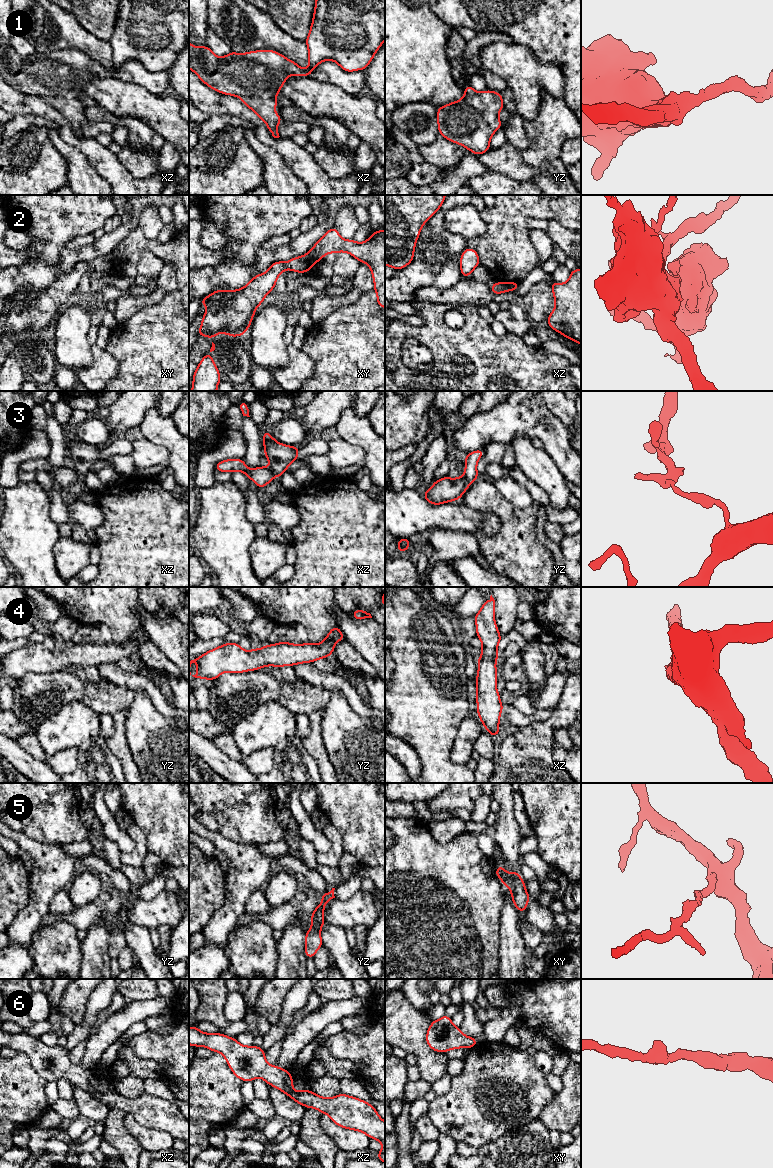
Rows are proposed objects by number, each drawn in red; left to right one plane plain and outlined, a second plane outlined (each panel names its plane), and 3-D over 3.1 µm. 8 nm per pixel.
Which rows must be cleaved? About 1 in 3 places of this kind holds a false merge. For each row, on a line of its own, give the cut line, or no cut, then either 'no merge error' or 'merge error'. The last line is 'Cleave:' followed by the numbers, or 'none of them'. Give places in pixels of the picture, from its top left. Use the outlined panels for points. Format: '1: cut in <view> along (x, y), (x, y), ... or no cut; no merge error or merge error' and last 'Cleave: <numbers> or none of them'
1: no cut; no merge error
2: cut in xy along (307, 253), (314, 263); merge error
3: cut in yz along (463, 475), (468, 485); merge error
4: no cut; no merge error
5: no cut; no merge error
6: no cut; no merge error
Cleave: 2, 3

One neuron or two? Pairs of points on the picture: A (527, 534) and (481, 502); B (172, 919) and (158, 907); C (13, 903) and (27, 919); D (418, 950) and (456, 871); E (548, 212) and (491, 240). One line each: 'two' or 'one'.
A: one
B: one
C: two
D: one
E: one

